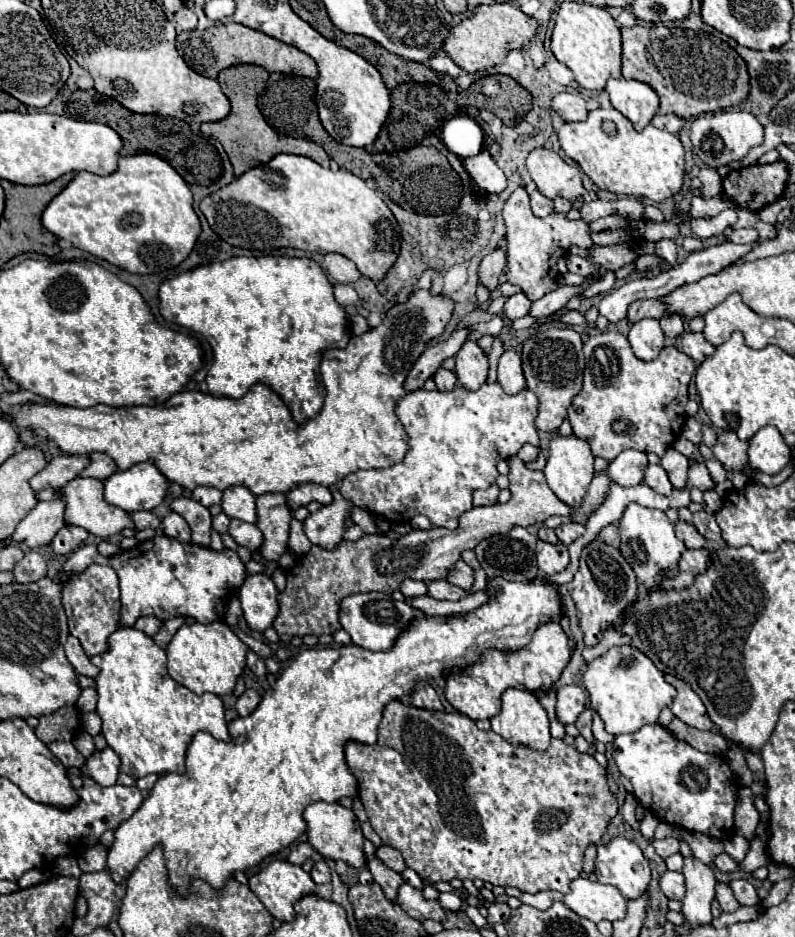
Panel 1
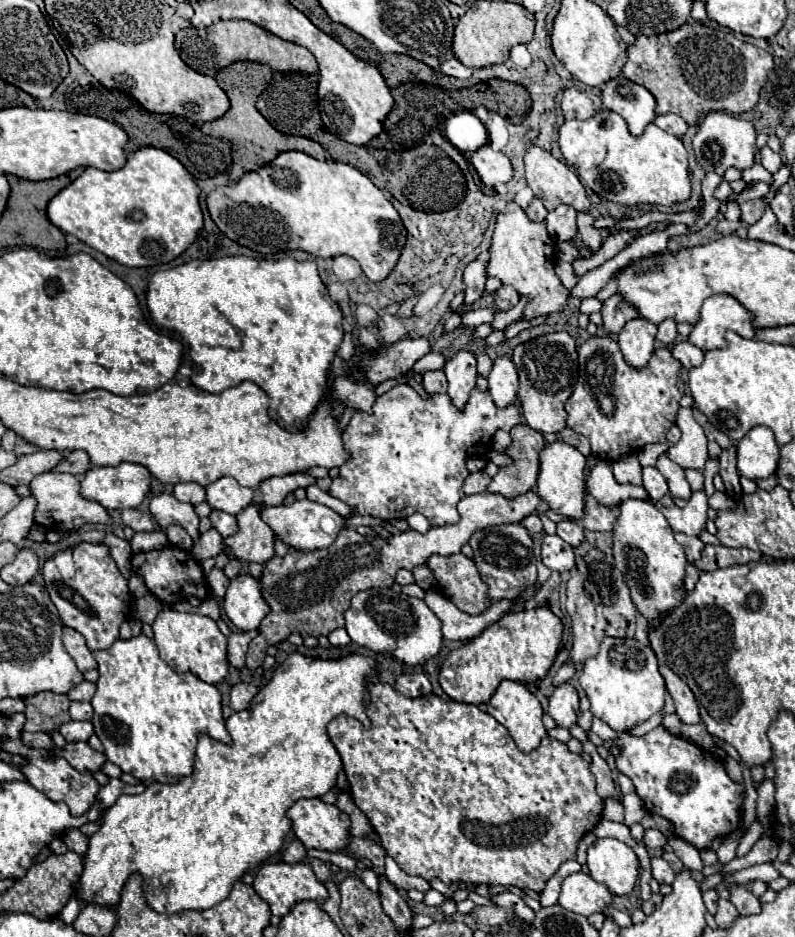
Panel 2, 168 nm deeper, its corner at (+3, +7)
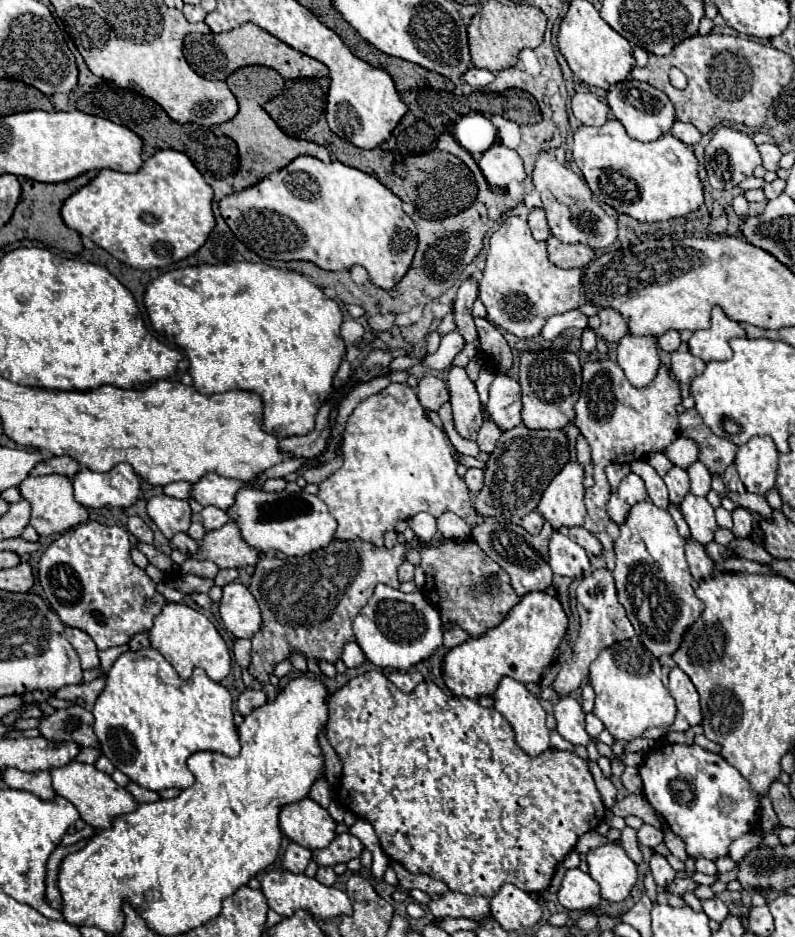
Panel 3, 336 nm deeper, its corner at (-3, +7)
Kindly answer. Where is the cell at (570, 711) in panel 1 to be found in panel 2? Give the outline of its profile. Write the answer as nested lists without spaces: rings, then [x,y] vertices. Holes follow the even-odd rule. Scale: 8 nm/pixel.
[[[563,683],[555,687],[555,693],[549,697],[549,715],[559,727],[573,727],[577,721],[577,709],[579,709],[579,697],[573,685]]]

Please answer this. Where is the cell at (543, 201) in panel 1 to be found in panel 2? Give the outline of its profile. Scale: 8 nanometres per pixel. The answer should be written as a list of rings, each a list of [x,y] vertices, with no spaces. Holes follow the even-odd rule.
[[[533,199],[533,203],[527,207],[525,213],[531,221],[543,221],[547,217],[547,209],[543,207],[543,203],[539,199]]]

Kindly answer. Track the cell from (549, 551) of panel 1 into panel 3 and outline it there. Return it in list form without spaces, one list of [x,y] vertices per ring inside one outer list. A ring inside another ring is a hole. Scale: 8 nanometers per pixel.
[[[555,531],[549,539],[549,557],[549,567],[553,569],[553,573],[571,579],[583,575],[591,567],[585,549],[559,531]]]

